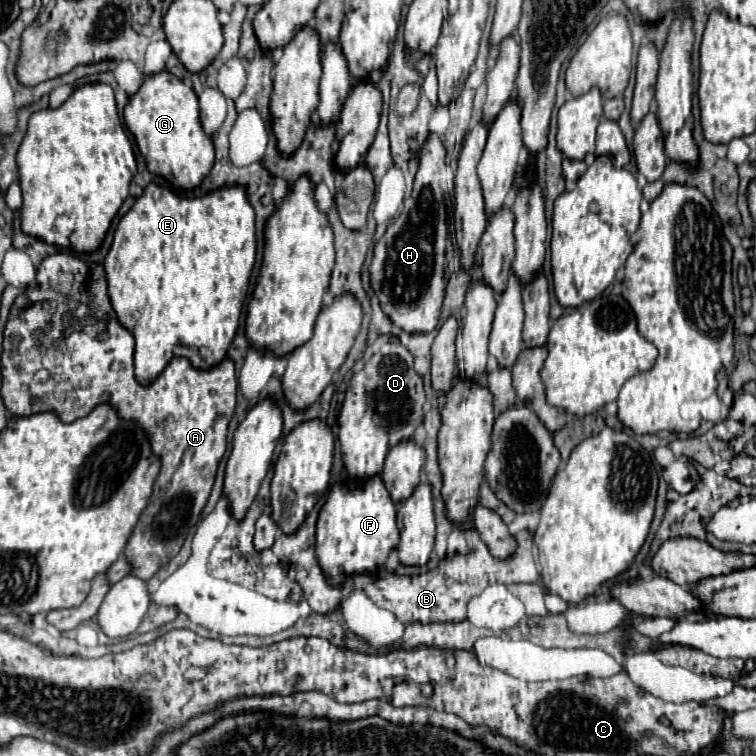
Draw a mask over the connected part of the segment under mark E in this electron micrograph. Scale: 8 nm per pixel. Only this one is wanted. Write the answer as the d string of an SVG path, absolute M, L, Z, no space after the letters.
M149 184L143 190L143 196L139 196L137 202L133 204L133 208L119 220L119 224L115 228L111 250L103 262L113 310L117 312L119 322L135 338L135 378L141 386L151 384L173 358L189 358L193 368L209 370L209 368L217 366L227 356L227 350L229 350L233 336L237 332L237 326L239 326L239 316L241 316L245 296L247 296L253 264L255 264L255 212L253 212L253 208L245 196L243 186L225 186L225 188L219 188L219 190L205 194L201 198L185 198L185 196L179 196L177 192L163 188L163 186L157 186L157 184Z

